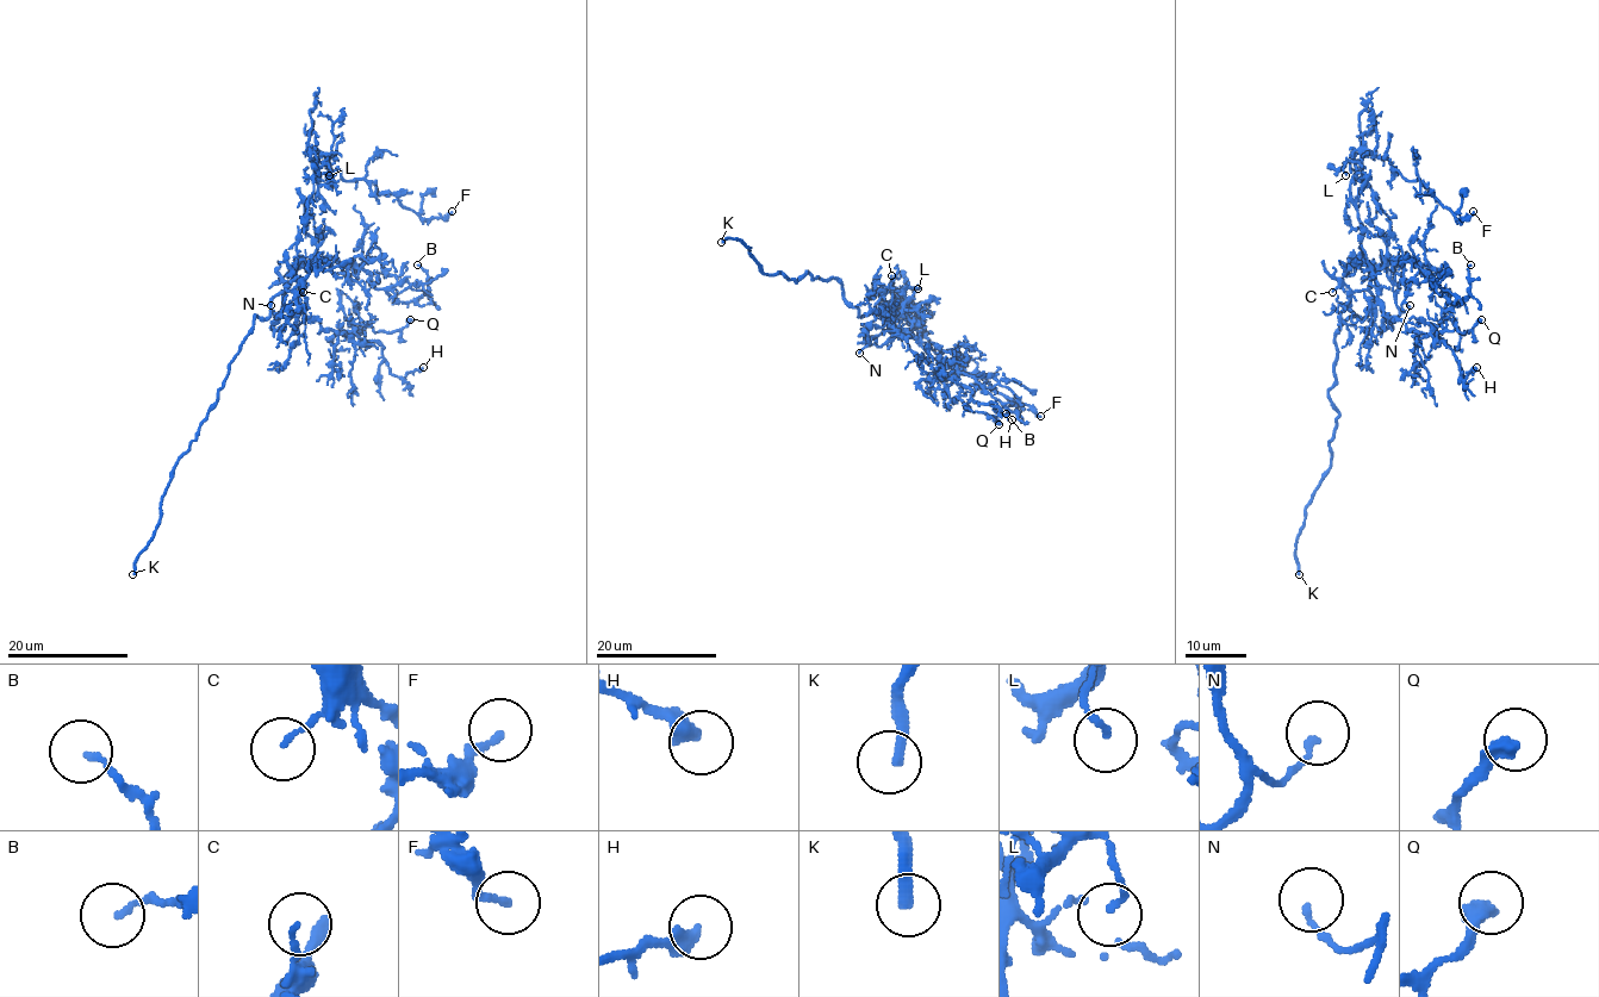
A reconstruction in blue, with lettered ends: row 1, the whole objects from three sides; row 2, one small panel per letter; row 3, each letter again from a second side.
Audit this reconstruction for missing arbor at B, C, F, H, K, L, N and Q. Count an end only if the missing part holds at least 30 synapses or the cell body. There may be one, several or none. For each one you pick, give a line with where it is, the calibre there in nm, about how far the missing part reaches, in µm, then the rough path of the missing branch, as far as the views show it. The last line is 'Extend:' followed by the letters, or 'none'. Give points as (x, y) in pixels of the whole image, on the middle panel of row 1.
K: place (721, 242); calibre 280 nm; missing 35 µm; course (721, 242), (713, 253), (707, 251), (696, 259), (701, 279), (714, 299), (703, 313)
Extend: K

